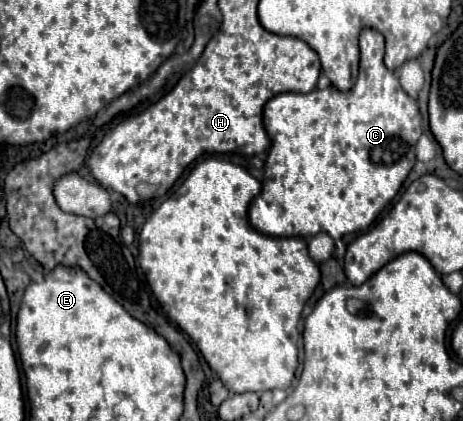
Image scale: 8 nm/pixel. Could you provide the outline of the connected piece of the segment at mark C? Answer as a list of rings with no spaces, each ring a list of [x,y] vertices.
[[[362,29],[360,31],[360,69],[358,69],[358,79],[356,79],[356,83],[352,85],[350,91],[342,93],[342,91],[334,89],[334,87],[328,87],[324,91],[316,89],[316,91],[310,91],[310,93],[280,93],[280,95],[272,97],[264,105],[264,129],[266,129],[266,133],[270,137],[272,147],[270,147],[270,153],[268,153],[266,165],[264,165],[262,191],[252,201],[250,211],[248,211],[248,221],[256,231],[260,231],[264,235],[270,235],[270,237],[314,237],[316,233],[324,231],[330,237],[340,239],[342,235],[358,233],[358,231],[368,229],[376,221],[376,217],[388,207],[388,203],[396,197],[396,193],[400,191],[404,179],[408,177],[410,169],[416,163],[414,149],[416,149],[418,137],[422,135],[422,117],[420,117],[416,101],[400,87],[398,77],[392,71],[386,69],[382,59],[384,59],[384,37],[376,29]]]

